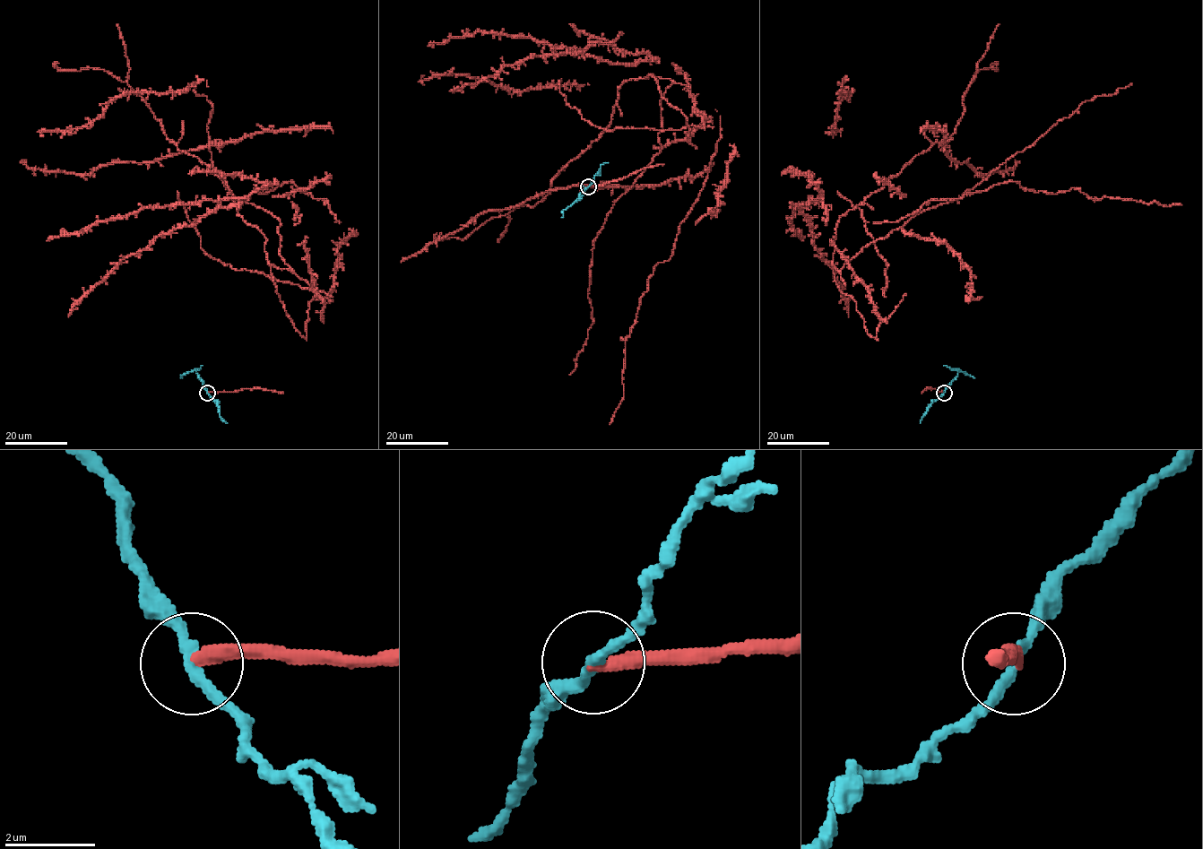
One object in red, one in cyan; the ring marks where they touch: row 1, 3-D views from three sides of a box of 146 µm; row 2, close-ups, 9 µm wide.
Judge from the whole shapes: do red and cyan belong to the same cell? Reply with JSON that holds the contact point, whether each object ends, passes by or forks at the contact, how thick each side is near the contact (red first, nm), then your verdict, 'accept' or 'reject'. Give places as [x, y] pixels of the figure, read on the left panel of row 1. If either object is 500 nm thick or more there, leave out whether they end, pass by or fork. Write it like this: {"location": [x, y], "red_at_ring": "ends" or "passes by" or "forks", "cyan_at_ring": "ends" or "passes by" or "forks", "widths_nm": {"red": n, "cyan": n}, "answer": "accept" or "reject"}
{"location": [207, 393], "red_at_ring": "ends", "cyan_at_ring": "passes by", "widths_nm": {"red": 320, "cyan": 220}, "answer": "reject"}

